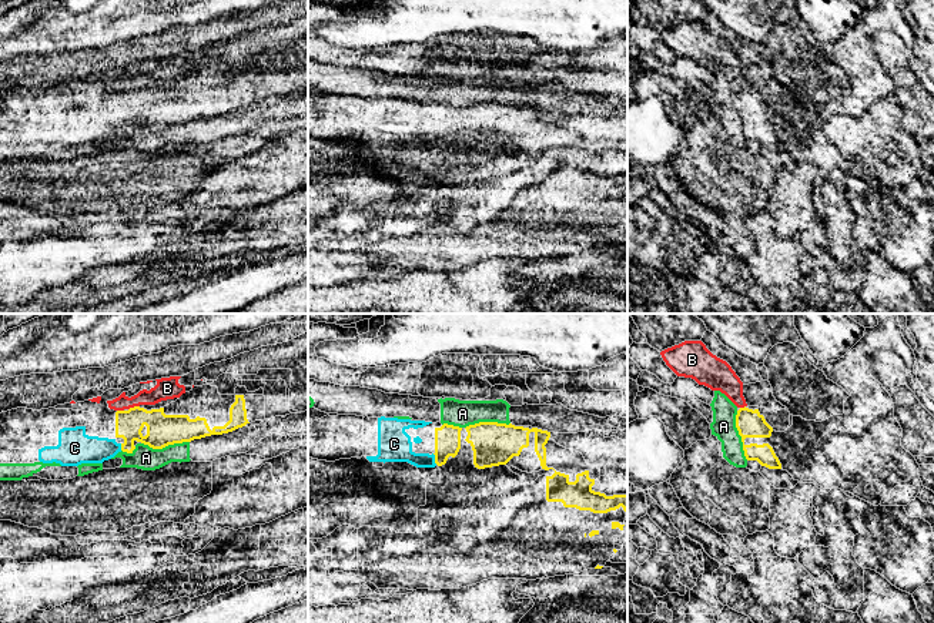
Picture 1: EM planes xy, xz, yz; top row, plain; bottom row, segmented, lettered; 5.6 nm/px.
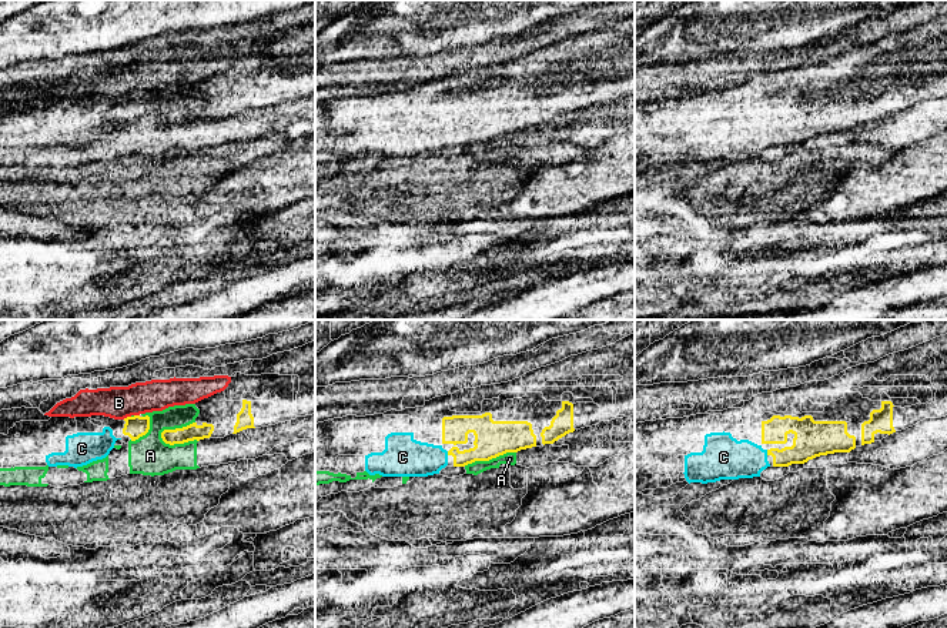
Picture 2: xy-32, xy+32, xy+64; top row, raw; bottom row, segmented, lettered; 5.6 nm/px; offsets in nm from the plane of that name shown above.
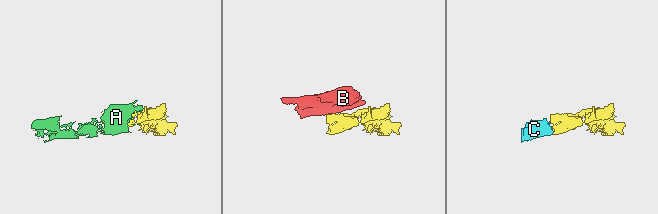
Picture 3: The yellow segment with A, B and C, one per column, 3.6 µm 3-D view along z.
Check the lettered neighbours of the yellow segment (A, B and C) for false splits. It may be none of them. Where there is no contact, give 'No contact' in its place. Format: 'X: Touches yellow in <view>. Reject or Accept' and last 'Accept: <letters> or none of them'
A: Touches yellow in yz. Reject
B: Touches yellow in xy. Reject
C: Touches yellow in xz. Accept
Accept: C

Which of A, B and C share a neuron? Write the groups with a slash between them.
A / B / C

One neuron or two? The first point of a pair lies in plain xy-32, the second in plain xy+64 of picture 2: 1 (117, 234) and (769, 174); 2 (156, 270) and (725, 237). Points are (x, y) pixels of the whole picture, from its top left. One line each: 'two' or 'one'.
1: two
2: two

